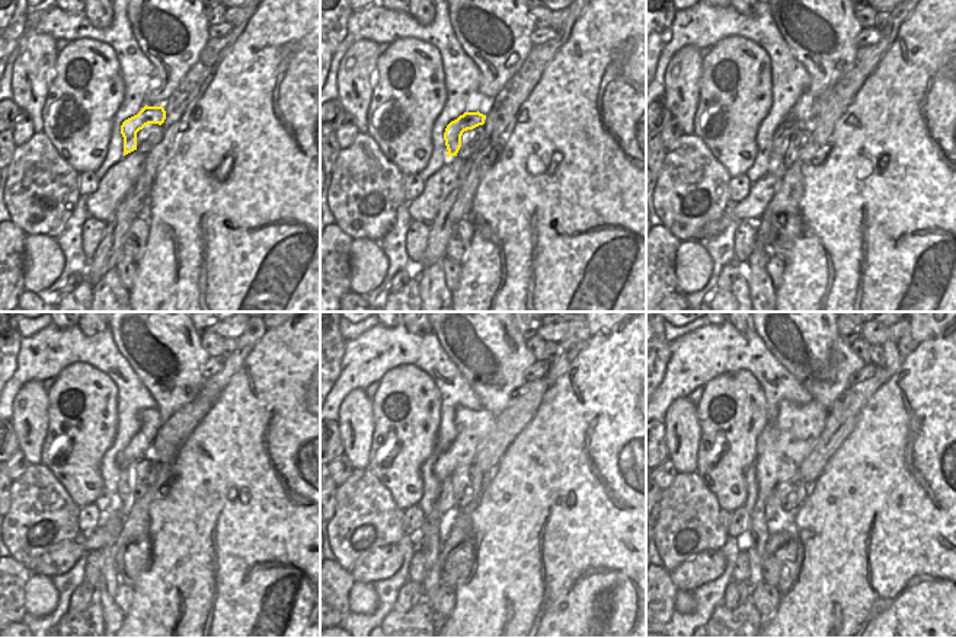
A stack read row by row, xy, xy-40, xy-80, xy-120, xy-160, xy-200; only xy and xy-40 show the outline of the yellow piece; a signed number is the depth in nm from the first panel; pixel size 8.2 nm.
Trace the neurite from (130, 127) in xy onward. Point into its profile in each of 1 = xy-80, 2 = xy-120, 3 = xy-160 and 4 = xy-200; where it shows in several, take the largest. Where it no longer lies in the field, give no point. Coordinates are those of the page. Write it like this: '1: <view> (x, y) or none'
1: xy-80 (780, 137)
2: xy-120 (124, 477)
3: xy-160 (447, 500)
4: xy-200 (773, 504)

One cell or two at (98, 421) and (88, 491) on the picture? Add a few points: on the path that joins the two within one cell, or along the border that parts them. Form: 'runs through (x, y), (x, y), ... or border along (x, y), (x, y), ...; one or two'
runs through (85, 439), (85, 474); one

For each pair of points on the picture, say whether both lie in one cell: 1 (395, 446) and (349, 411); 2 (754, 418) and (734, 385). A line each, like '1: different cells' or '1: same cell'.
1: different cells
2: same cell

